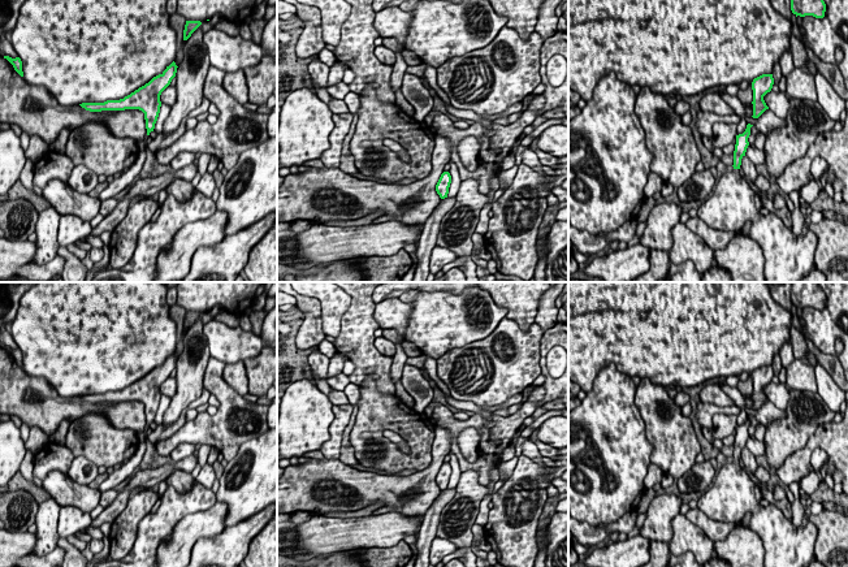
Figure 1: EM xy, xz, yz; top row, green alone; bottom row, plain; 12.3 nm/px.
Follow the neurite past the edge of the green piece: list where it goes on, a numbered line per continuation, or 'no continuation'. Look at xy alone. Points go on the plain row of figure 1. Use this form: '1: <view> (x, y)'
no continuation

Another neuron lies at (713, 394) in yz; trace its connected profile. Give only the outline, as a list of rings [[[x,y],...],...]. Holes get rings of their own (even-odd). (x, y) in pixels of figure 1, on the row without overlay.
[[[705,385],[700,391],[701,403],[713,403],[719,407],[736,406],[719,385]]]

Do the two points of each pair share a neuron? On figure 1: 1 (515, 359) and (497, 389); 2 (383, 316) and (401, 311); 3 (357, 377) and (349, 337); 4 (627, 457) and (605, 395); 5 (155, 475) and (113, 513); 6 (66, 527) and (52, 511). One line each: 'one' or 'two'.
1: one
2: one
3: one
4: one
5: one
6: two

